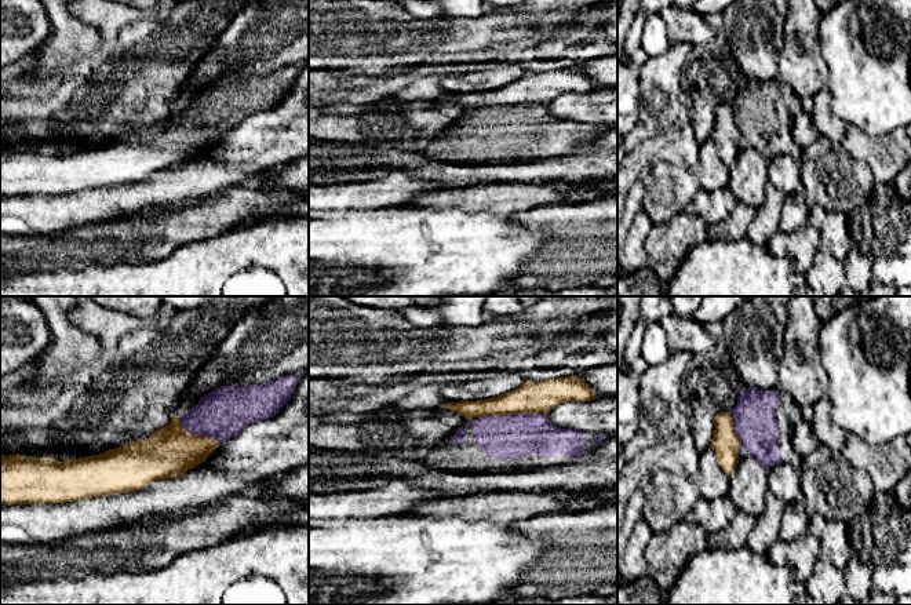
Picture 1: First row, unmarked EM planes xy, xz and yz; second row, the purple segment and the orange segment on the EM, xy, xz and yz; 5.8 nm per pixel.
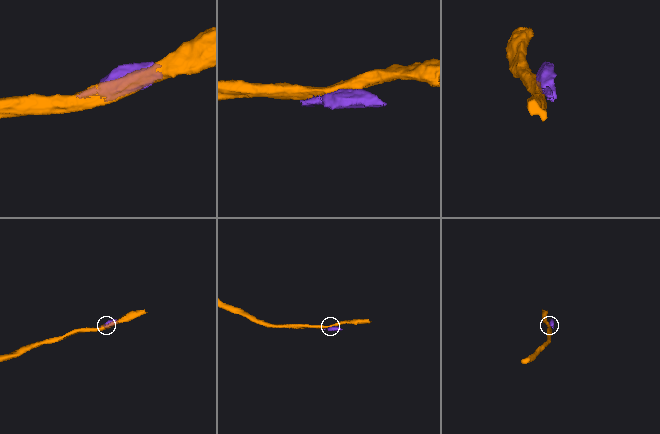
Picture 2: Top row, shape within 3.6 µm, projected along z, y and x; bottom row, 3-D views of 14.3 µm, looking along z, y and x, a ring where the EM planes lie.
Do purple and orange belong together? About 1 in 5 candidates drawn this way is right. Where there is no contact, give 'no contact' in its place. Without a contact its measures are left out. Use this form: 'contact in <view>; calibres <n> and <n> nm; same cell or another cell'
contact in xz; calibres 260 and 180 nm; another cell

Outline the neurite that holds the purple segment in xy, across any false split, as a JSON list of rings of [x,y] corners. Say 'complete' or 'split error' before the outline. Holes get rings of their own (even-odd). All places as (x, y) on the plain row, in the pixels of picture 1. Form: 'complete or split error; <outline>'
complete; [[[287,66],[248,79],[221,77],[179,107],[182,119],[221,134],[248,116],[273,109],[291,91],[300,66]]]

